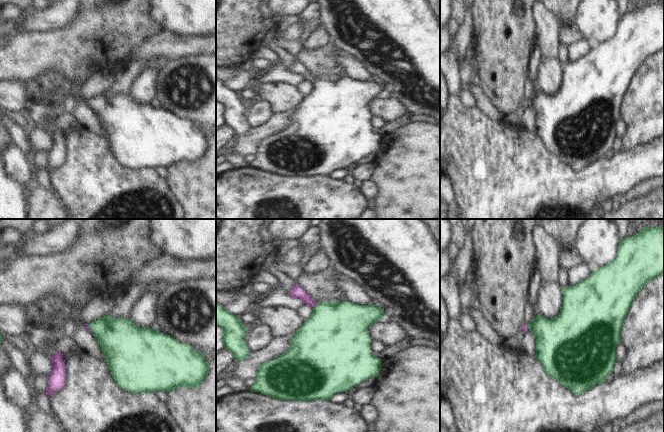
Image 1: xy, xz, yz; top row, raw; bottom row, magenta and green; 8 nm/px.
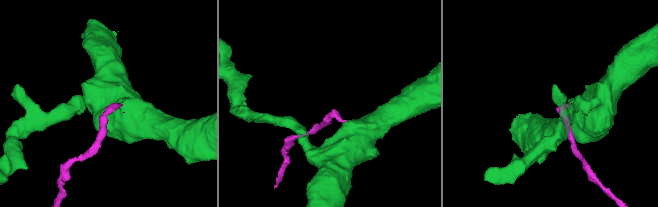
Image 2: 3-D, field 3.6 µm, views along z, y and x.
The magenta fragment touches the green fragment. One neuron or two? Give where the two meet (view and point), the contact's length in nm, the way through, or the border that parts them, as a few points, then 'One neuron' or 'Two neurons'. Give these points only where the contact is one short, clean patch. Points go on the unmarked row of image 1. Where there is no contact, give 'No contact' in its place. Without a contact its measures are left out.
Touches magenta at xz (315, 80). Shared border 60 nm. Path across: xz (297, 68), (315, 80), (333, 105). One neuron

